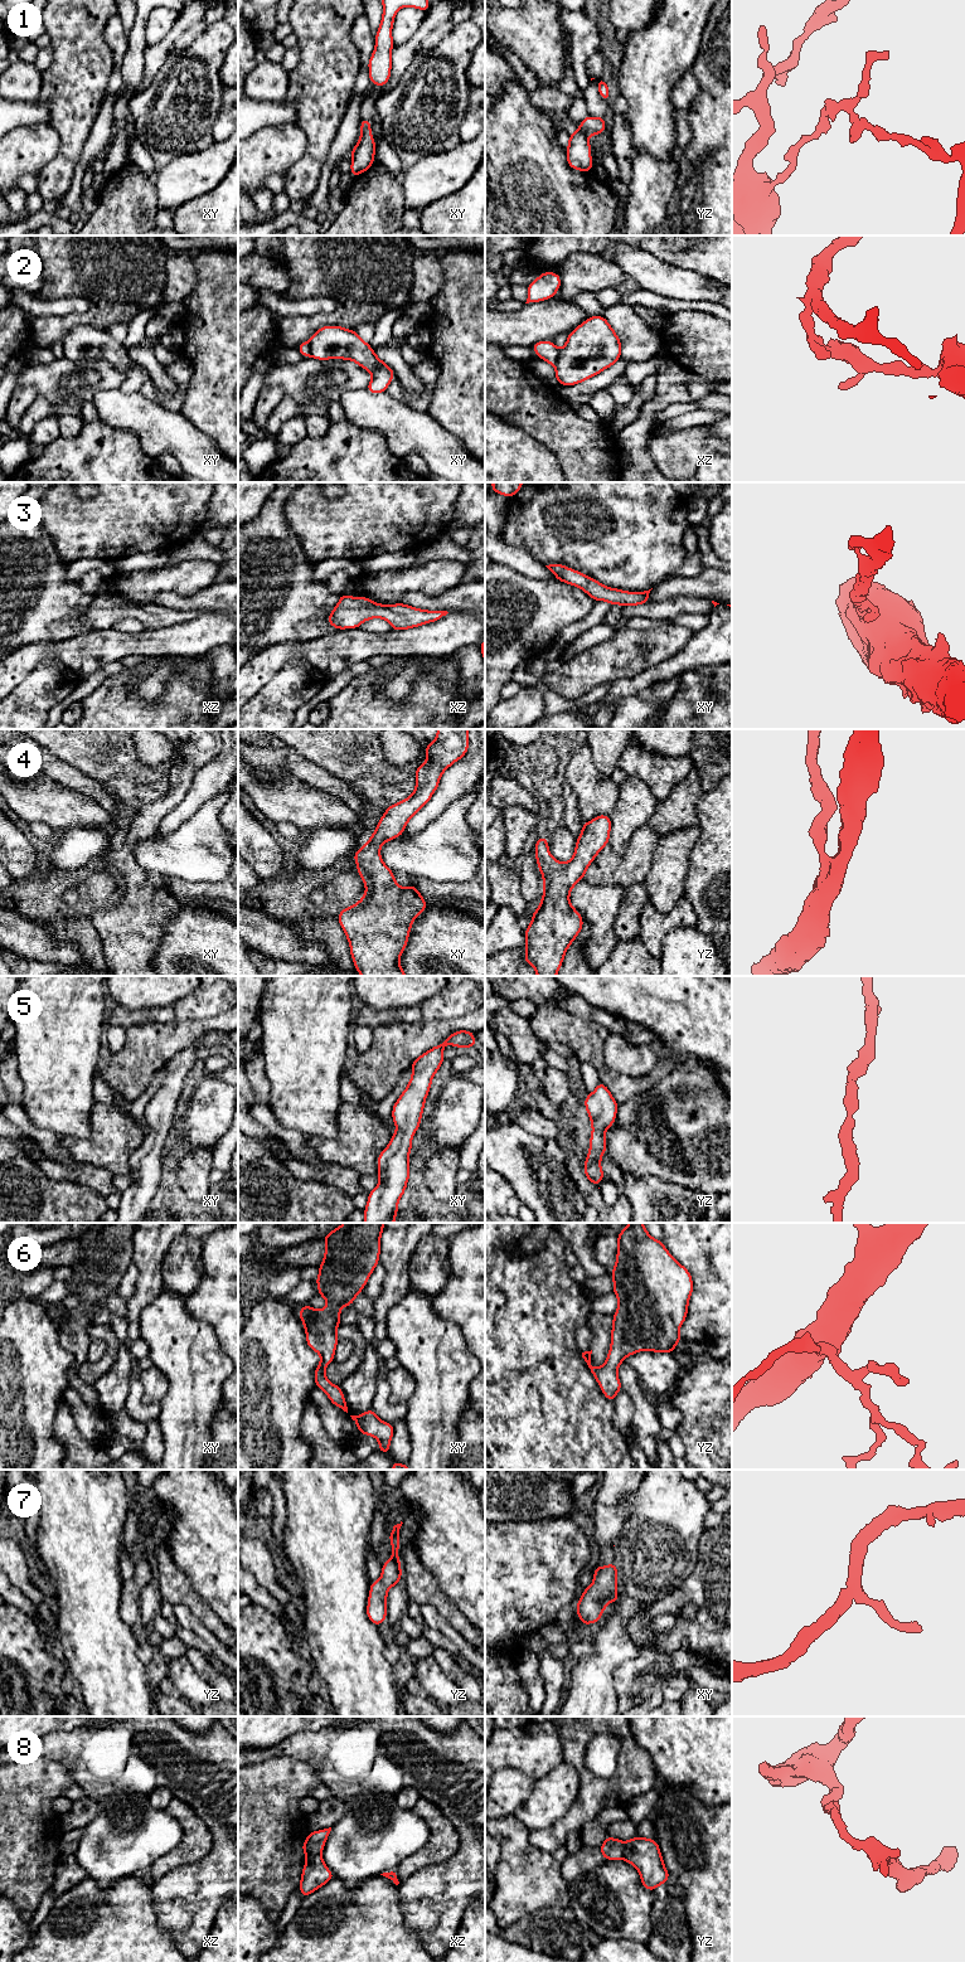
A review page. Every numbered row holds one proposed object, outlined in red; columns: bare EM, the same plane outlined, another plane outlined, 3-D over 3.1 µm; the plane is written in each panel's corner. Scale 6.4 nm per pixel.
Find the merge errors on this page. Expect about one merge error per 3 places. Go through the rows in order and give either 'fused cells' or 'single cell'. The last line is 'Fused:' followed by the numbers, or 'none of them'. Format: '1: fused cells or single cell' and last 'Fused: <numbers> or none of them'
1: fused cells
2: fused cells
3: single cell
4: single cell
5: single cell
6: single cell
7: single cell
8: fused cells
Fused: 1, 2, 8

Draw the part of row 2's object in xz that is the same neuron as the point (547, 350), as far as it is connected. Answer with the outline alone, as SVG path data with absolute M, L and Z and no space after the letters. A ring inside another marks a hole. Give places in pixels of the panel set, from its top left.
M538 341L533 346L533 351L544 361L551 365L556 365L559 349L554 345L553 341Z

